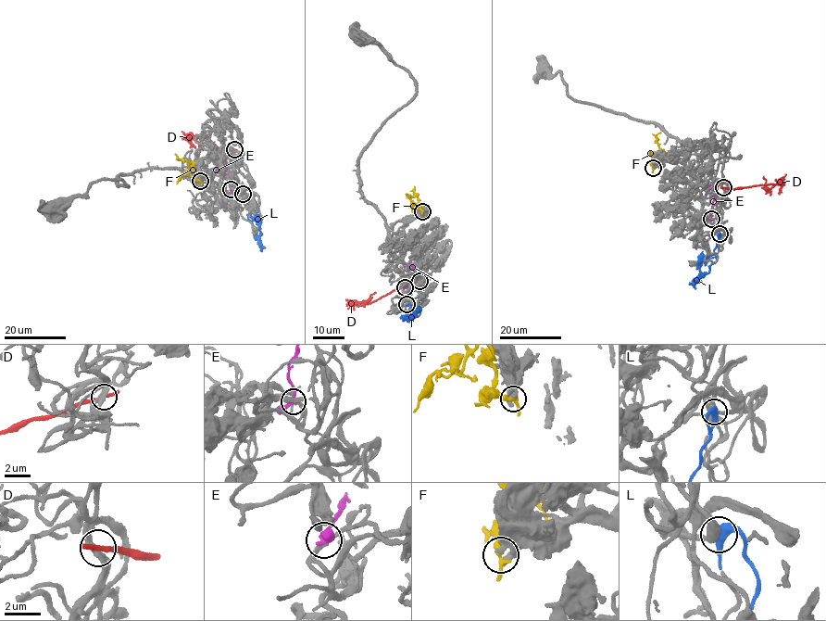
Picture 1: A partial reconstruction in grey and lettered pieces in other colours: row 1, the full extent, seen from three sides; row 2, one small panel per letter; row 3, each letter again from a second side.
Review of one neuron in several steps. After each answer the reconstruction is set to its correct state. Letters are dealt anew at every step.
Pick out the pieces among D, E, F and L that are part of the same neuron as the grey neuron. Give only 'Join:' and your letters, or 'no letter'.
Join: L

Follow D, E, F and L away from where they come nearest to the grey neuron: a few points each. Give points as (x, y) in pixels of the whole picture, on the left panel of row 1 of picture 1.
D: (234, 149), (222, 149), (206, 137), (195, 136), (201, 144), (201, 134)
E: (230, 188), (225, 163), (221, 162), (217, 173)
F: (200, 181), (195, 179), (195, 172), (189, 162), (178, 158), (175, 154)
L: (243, 193), (247, 195), (251, 216), (258, 225), (262, 251)

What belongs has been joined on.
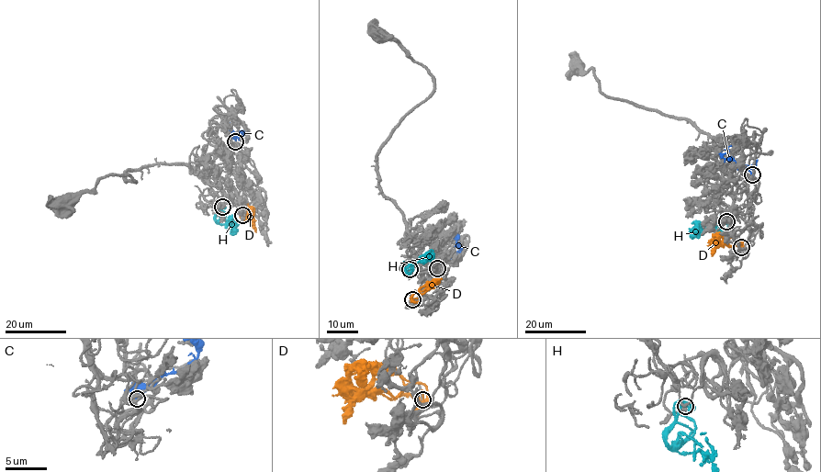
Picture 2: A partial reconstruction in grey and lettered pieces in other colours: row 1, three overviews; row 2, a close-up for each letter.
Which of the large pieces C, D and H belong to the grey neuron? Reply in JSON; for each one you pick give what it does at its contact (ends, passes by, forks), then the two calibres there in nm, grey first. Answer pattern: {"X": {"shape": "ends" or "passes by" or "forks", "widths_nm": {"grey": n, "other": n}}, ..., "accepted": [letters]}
{"D": {"shape": "forks", "widths_nm": {"grey": 240, "other": 360}}, "H": {"shape": "ends", "widths_nm": {"grey": 320, "other": 170}}, "accepted": ["D", "H"]}

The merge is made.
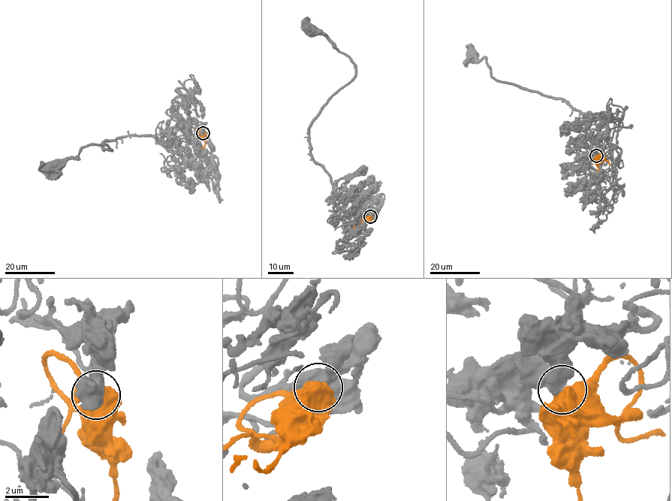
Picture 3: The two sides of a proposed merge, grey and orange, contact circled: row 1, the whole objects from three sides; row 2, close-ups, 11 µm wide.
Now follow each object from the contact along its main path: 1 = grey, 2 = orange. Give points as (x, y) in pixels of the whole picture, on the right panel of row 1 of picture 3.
1: (596, 155), (613, 145), (603, 138), (595, 144), (579, 111), (493, 77), (486, 57), (473, 55)
2: (596, 155), (611, 164)

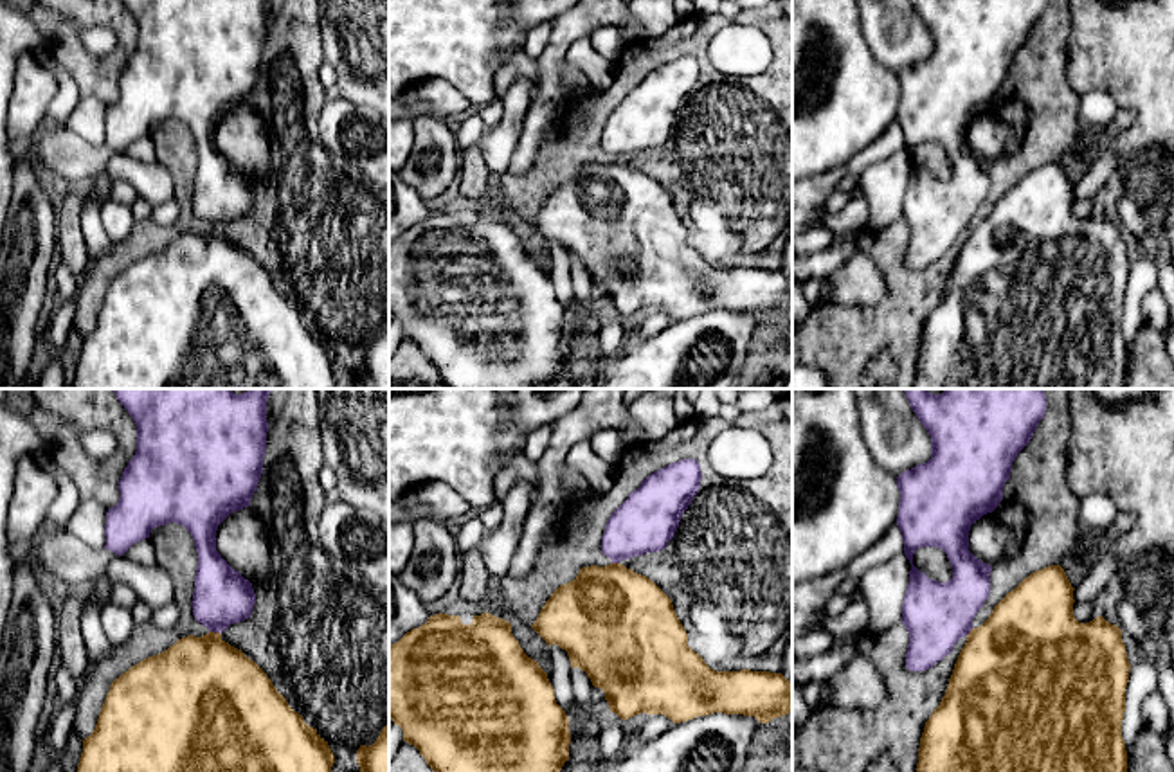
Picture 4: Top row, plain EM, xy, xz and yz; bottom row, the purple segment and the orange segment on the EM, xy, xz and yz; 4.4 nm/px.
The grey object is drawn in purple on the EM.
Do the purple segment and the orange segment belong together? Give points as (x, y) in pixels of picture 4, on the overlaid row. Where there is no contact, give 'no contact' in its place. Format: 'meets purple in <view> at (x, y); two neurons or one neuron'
meets purple in xy at (215, 632); one neuron

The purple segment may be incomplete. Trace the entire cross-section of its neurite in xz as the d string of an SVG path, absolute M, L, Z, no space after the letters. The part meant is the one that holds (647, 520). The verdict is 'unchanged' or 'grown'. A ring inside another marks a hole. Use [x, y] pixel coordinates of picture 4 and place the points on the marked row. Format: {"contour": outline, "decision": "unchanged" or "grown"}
{"contour": "M695 459L648 475L607 520L601 551L612 563L580 569L531 628L567 651L621 720L646 713L681 723L724 713L769 723L792 711L792 682L771 671L711 669L688 646L672 599L619 563L666 549L700 480Z", "decision": "grown"}

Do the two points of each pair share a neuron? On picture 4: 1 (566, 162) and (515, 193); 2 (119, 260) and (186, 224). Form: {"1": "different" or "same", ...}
{"1": "same", "2": "same"}

